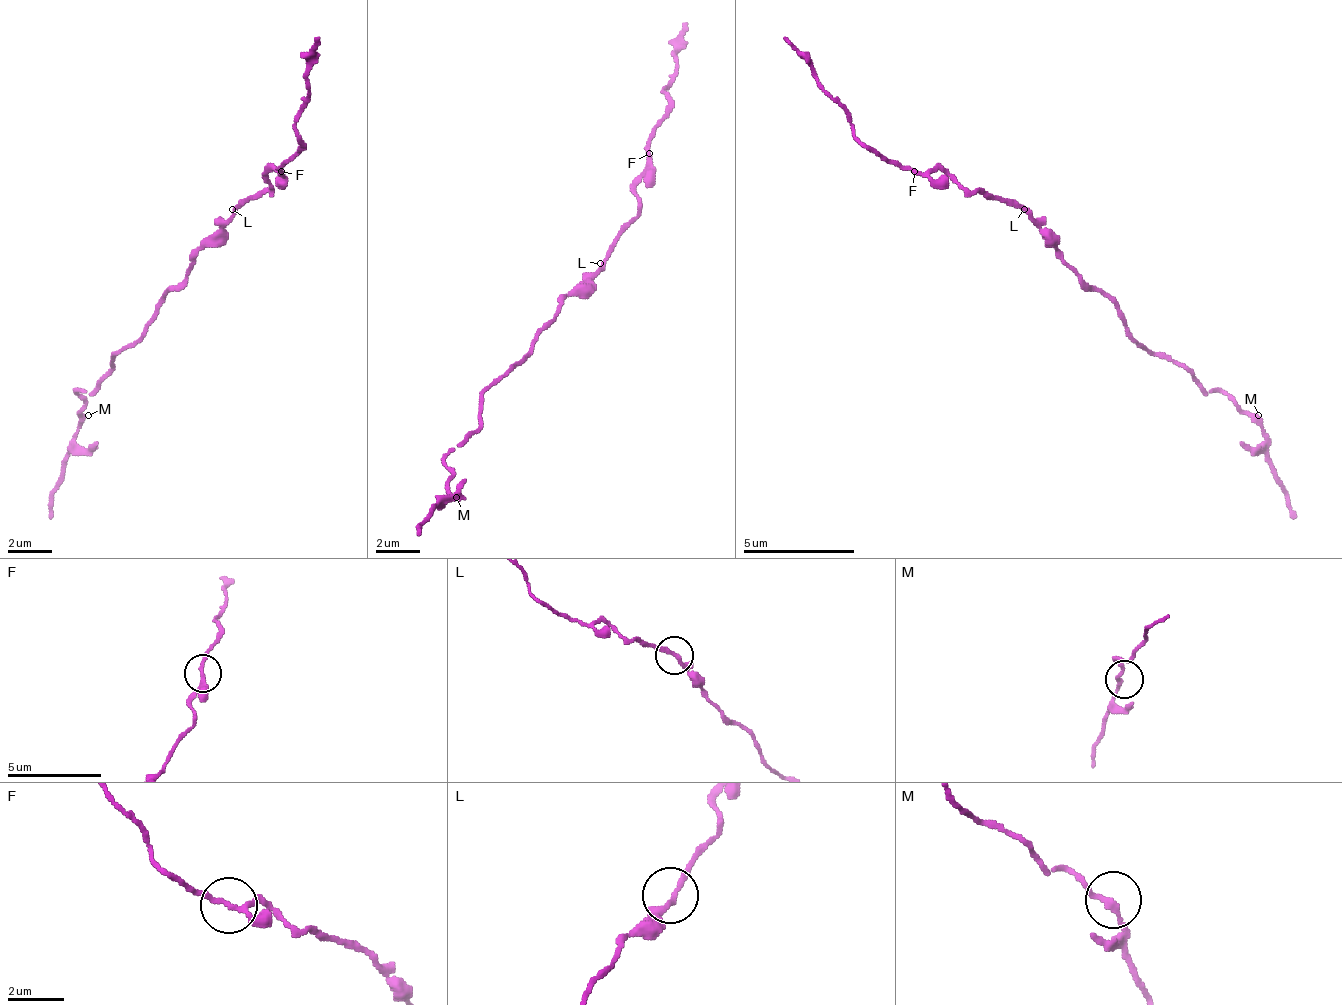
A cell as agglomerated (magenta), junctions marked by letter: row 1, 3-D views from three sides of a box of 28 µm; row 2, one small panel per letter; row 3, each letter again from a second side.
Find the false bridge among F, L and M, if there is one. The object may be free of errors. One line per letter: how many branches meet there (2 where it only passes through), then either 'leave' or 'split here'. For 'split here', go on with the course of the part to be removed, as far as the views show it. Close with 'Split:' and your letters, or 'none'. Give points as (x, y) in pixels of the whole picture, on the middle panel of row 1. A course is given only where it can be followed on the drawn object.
F: branches 2; leave
L: branches 2; leave
M: branches 2; leave
Split: none

